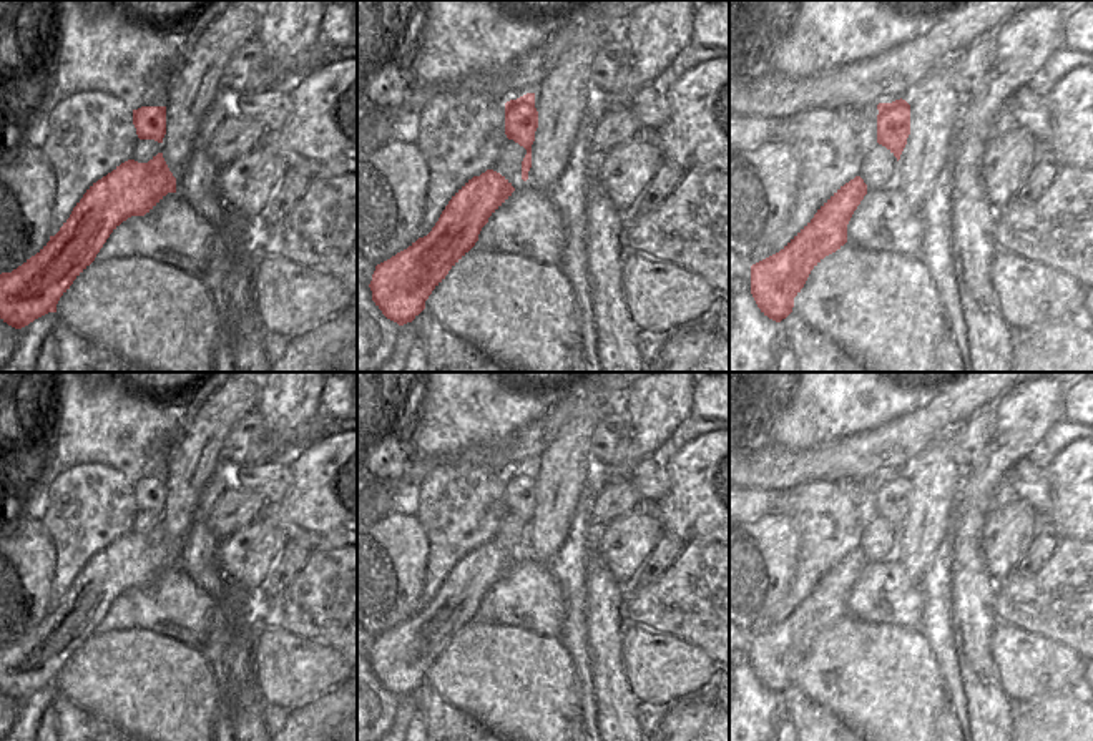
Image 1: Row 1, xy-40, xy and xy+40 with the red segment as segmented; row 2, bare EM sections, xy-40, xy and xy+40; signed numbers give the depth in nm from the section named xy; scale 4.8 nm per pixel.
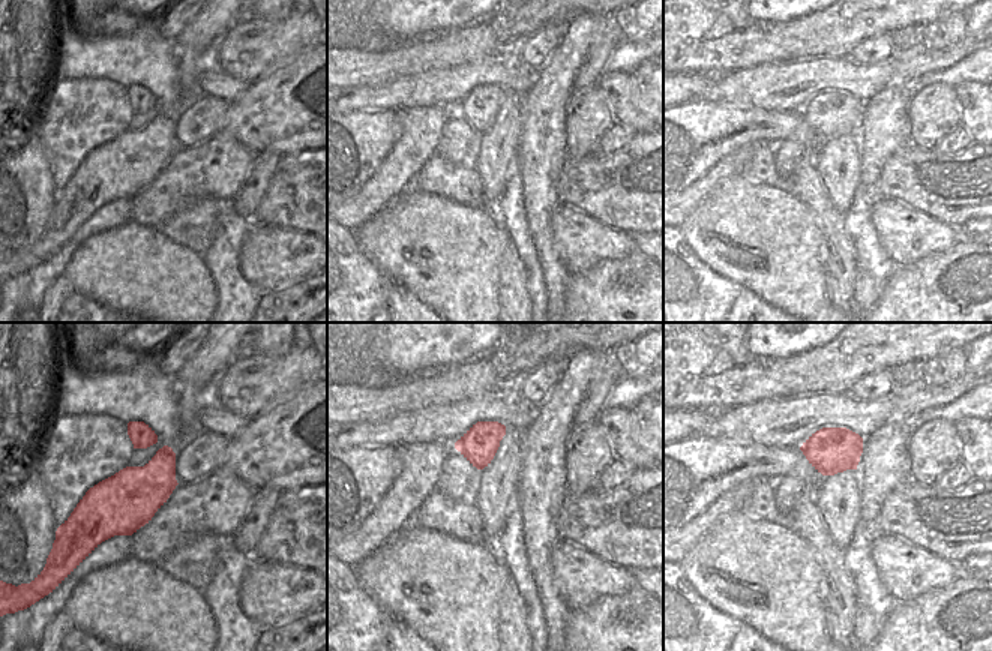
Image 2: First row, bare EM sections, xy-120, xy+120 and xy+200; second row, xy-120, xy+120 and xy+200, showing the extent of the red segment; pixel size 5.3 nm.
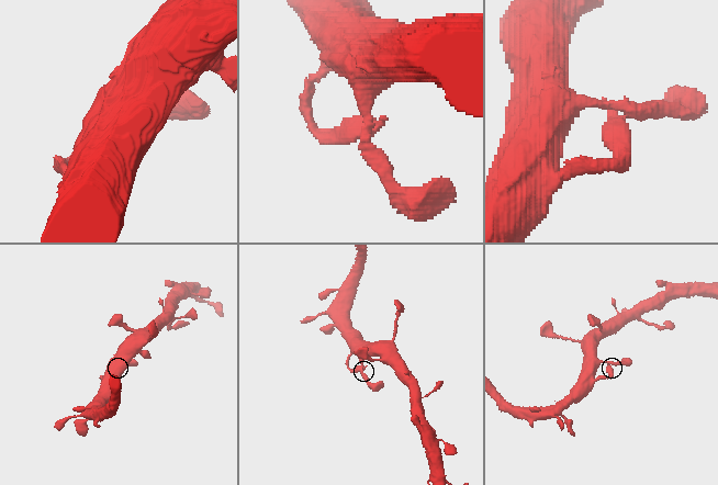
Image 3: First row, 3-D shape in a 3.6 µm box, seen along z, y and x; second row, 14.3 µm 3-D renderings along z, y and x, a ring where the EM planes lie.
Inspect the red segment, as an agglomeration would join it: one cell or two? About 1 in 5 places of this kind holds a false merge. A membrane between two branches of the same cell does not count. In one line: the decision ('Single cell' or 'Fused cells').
Single cell

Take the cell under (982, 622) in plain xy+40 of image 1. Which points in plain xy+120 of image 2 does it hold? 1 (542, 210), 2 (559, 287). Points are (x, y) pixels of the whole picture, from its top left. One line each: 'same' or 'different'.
1: same
2: same

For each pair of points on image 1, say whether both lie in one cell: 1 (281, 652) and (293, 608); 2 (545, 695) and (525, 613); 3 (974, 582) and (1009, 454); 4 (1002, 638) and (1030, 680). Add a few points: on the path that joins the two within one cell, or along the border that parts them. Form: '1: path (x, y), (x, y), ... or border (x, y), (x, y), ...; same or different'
1: border (259, 627), (279, 627), (323, 643); different
2: border (495, 623), (509, 623), (557, 638); different
3: path (969, 550), (970, 500), (977, 485); same
4: path (1012, 648), (1029, 665), (1029, 670); same

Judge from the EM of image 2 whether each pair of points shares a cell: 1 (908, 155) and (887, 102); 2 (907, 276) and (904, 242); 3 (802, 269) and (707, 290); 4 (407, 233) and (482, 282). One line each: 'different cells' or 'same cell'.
1: different cells
2: different cells
3: different cells
4: same cell

